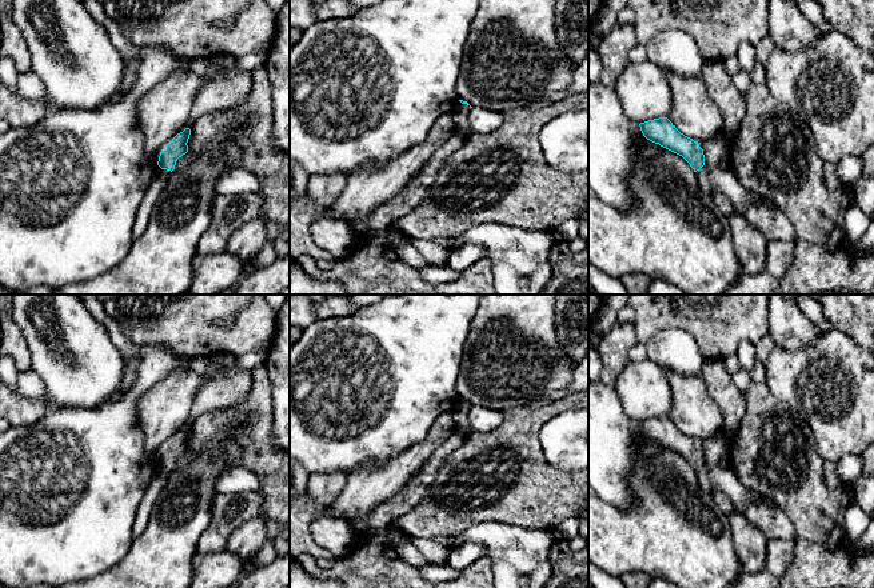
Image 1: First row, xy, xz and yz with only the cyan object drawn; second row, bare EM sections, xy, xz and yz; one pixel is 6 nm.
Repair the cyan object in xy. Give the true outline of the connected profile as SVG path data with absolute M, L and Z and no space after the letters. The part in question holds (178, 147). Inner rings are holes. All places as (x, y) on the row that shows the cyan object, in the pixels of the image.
M185 128L177 133L160 152L157 165L161 169L173 171L179 157L188 152L188 139L191 129Z

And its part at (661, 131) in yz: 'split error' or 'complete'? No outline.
complete

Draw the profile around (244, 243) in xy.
M260 217L243 224L231 235L226 251L242 260L254 259L263 245L270 241L266 225L266 221Z

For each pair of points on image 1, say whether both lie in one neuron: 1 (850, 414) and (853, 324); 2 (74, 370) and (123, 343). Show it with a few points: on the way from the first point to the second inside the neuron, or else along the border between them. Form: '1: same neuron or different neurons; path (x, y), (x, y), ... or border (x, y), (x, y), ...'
1: different neurons; border (833, 328), (847, 335), (859, 346)
2: different neurons; border (98, 320), (106, 328), (111, 342), (126, 356)

